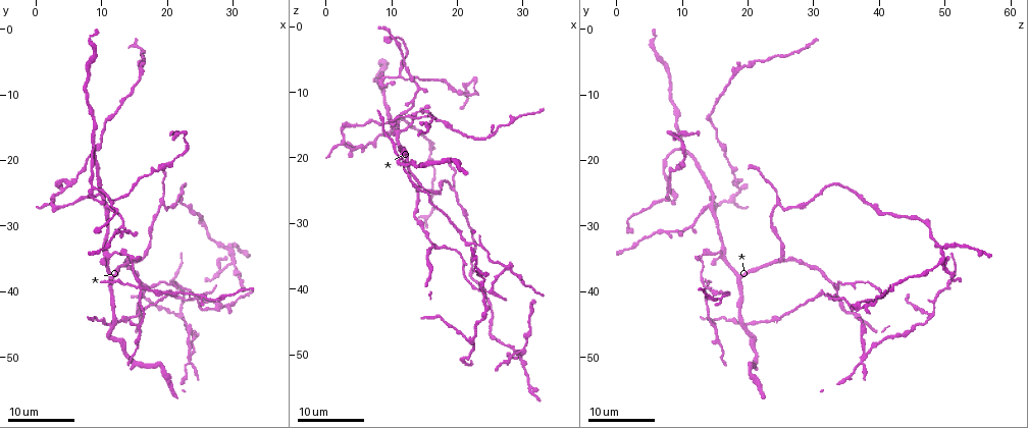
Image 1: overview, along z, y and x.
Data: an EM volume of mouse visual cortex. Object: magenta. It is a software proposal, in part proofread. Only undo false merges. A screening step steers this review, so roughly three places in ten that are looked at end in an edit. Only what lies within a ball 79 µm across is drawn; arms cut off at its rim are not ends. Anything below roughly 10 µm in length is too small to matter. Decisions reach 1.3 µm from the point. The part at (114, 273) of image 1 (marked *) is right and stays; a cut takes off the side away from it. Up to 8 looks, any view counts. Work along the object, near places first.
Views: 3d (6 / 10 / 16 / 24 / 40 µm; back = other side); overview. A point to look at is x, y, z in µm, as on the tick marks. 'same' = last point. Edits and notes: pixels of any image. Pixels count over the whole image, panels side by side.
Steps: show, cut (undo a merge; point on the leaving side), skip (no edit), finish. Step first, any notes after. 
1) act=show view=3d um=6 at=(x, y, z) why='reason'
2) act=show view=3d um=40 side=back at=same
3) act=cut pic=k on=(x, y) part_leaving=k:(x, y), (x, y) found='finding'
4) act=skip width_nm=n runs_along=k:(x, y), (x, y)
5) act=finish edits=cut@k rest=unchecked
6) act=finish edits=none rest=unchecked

act=show view=3d um=24 at=(16.5, 39.0, 14.0) why='looks like a crossing'

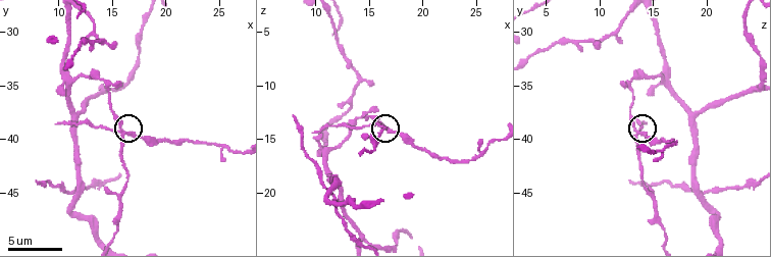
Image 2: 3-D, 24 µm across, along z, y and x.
act=show view=3d um=6 at=(16.2, 39.6, 13.8) why='closer look'

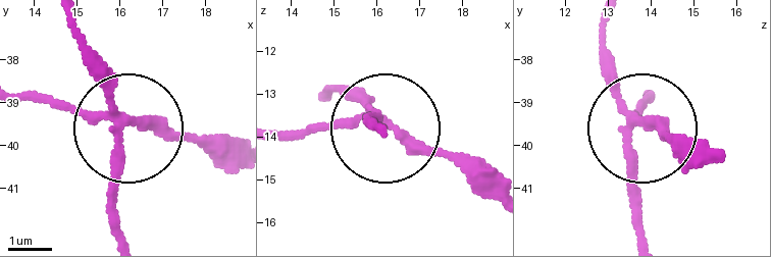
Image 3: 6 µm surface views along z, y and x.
act=cut pic=3 on=(166, 135) width_nm=220 part_leaving=3:(117, 115), (235, 137) found='a second cell is stuck on'

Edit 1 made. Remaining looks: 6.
act=show view=overview

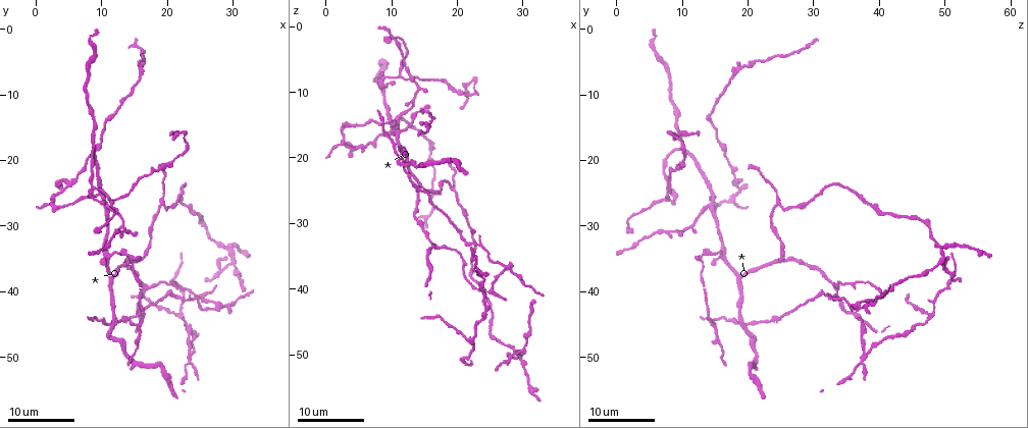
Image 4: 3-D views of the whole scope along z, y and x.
act=show view=3d um=24 at=(13.0, 30.5, 11.5) why='sudden change in width'

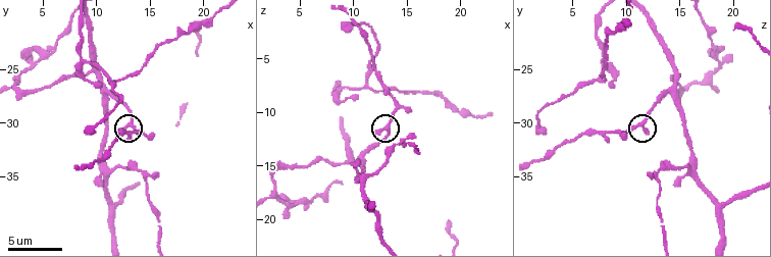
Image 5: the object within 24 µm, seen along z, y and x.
act=show view=3d um=6 at=(13.2, 30.2, 11.2)

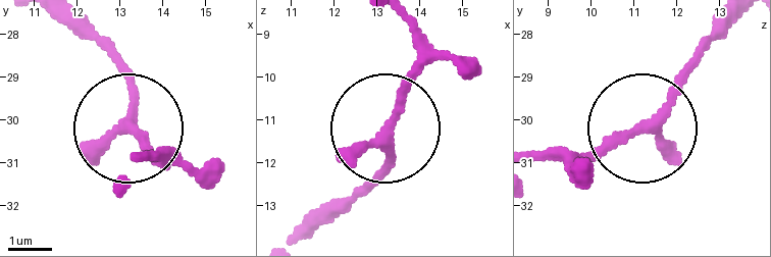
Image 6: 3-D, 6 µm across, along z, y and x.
act=skip runs_along=6:(67, 20), (125, 79), (137, 126), (184, 163) found='one cell here'

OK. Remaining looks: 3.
act=show view=3d um=10 at=(11.0, 34.4, 15.8) why='four or more arms meet'

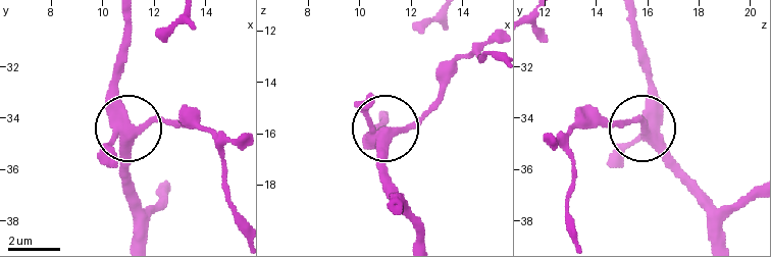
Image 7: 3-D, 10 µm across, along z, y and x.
act=show view=3d um=10 side=back at=(11.1, 34.3, 15.9)

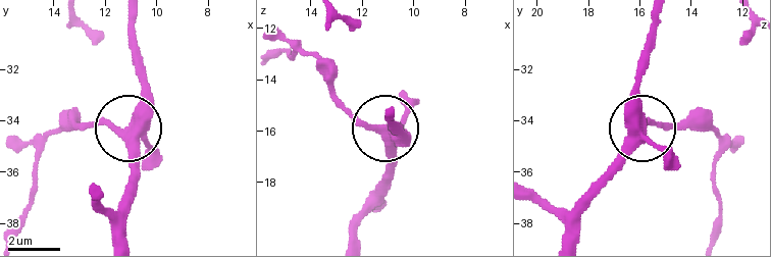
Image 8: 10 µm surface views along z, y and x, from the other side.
act=skip width_nm=370 found='all the same cell'

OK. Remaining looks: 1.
act=show view=3d um=10 at=(14.4, 34.6, 12.6)

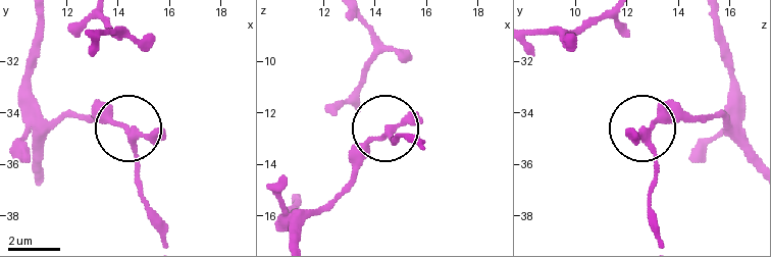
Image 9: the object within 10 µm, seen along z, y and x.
act=skip runs_along=9:(298, 239), (304, 218), (344, 186), (390, 126), (397, 140) found='one cell here'

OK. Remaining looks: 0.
act=finish edits=cut@3 rest=unchecked

